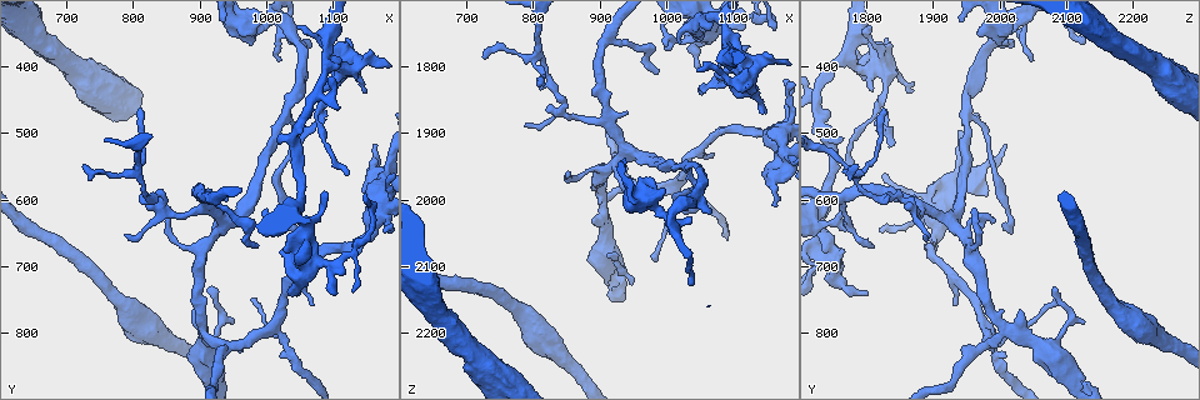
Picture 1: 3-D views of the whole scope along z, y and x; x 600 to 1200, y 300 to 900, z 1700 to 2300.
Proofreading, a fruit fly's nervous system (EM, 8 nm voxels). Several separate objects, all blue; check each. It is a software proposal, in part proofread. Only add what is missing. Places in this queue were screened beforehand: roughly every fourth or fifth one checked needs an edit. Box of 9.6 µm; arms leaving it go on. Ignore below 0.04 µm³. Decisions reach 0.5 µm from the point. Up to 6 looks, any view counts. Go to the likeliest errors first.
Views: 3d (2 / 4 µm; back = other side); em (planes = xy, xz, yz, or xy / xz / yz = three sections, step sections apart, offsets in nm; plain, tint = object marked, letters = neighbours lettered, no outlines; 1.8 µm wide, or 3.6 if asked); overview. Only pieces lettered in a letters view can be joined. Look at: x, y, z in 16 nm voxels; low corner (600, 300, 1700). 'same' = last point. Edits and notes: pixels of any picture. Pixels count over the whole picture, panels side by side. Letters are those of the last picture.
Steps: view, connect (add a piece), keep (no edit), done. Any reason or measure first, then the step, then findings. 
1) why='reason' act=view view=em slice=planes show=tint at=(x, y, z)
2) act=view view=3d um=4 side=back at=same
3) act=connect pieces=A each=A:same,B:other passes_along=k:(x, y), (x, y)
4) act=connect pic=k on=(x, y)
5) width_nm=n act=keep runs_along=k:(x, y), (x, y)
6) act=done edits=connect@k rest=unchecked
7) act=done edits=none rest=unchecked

why='three-way junction' act=view view=3d um=4 at=(1095, 395, 1760)

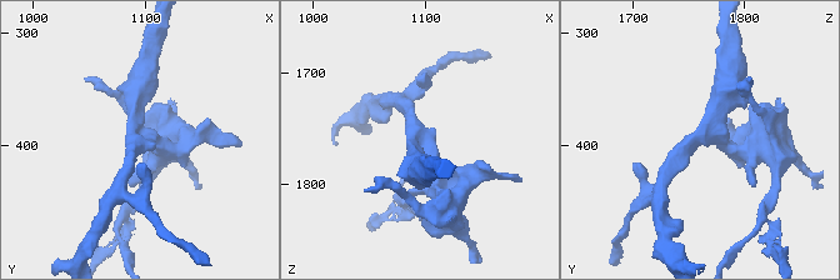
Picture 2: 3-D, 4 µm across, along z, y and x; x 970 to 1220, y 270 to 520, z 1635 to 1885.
arms=3 arm_widths_nm=200,200,240 why='shape alone is not enough' act=view view=em slice=xz step=8 show=tint at=(1096, 398, 1756)

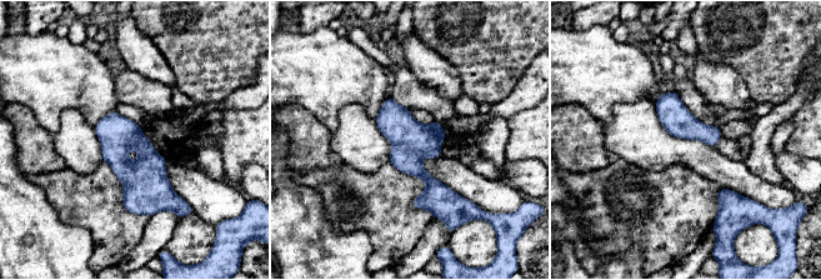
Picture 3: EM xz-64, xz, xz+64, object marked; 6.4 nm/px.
why='see the neighbours' act=view view=em slice=xz step=8 show=letters at=same

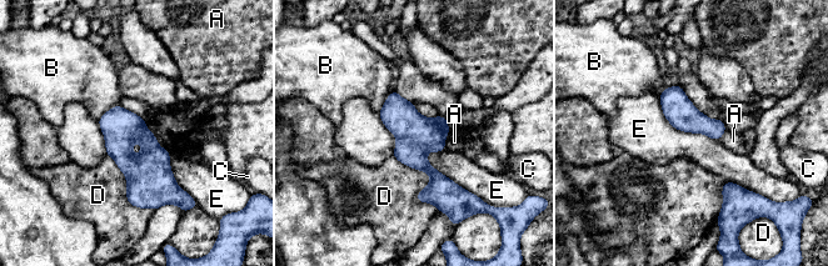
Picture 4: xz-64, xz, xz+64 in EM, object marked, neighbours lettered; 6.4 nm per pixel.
act=keep each=A:other,B:other,C:other,D:other,E:other border=4:(659, 94), (674, 128), (718, 141) found='none of them fits'

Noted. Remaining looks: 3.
act=view view=em slice=xz step=4 show=tint at=(935, 815, 1980)

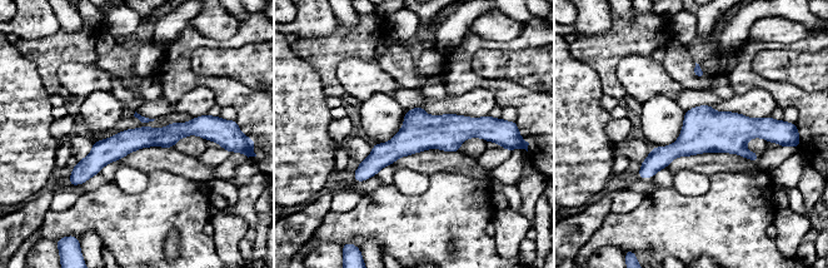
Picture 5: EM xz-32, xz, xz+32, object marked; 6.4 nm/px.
why='another direction' act=view view=em slice=planes show=letters at=same

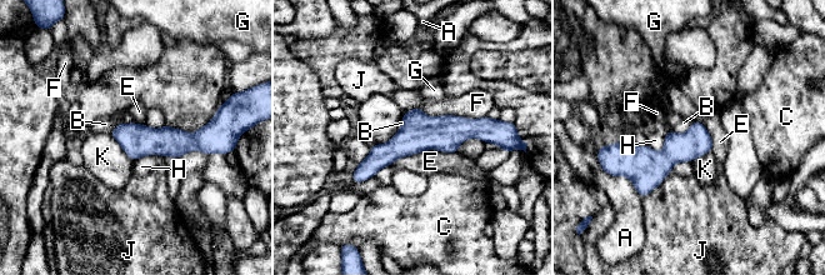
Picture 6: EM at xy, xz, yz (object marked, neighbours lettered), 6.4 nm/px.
width_nm=190 act=keep each=A:other,B:other,C:other,E:other,F:other,G:other,H:other,J:other,K:other runs_along=6:(488, 130), (419, 133), (355, 179) found='none of them fits'

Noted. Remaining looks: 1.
act=done edits=none rest=unchecked

